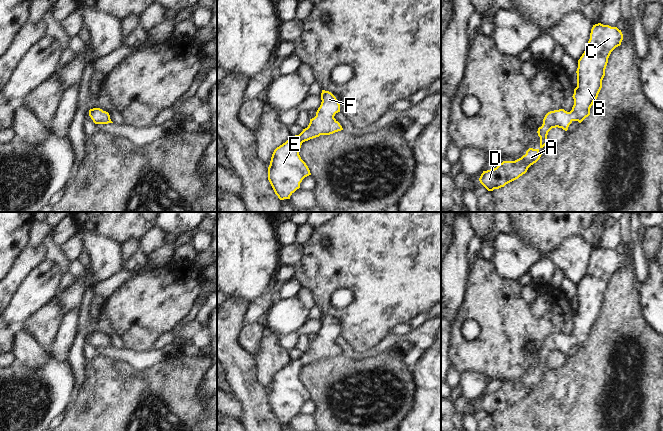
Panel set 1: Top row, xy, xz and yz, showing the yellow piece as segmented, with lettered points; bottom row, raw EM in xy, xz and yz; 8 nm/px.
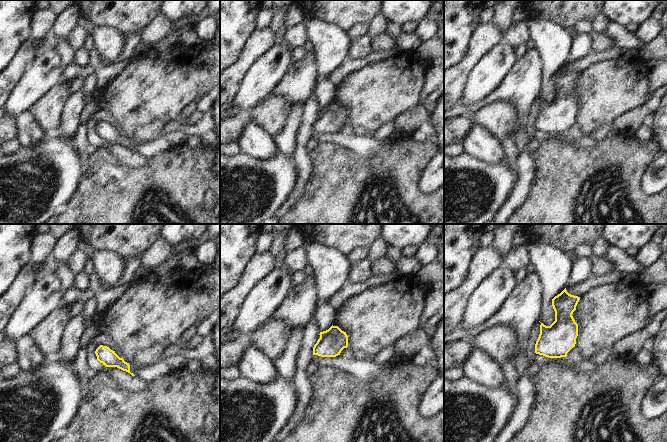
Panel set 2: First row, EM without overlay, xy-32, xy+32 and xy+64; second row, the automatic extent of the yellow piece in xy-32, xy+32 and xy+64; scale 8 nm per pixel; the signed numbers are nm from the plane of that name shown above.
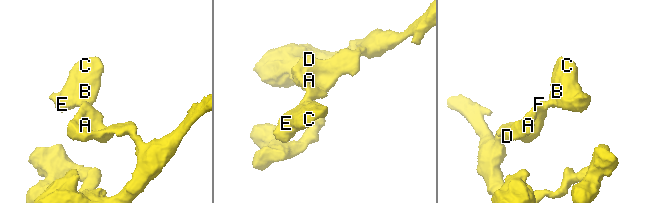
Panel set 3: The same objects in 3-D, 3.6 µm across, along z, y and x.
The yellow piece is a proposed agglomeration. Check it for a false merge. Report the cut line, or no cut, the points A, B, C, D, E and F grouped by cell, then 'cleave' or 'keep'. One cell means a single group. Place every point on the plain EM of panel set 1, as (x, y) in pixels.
no cut | A B C D E F | keep

